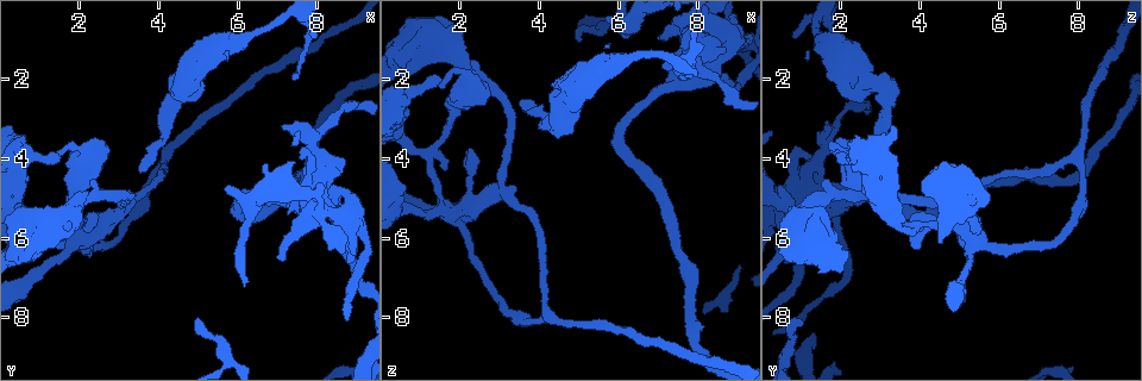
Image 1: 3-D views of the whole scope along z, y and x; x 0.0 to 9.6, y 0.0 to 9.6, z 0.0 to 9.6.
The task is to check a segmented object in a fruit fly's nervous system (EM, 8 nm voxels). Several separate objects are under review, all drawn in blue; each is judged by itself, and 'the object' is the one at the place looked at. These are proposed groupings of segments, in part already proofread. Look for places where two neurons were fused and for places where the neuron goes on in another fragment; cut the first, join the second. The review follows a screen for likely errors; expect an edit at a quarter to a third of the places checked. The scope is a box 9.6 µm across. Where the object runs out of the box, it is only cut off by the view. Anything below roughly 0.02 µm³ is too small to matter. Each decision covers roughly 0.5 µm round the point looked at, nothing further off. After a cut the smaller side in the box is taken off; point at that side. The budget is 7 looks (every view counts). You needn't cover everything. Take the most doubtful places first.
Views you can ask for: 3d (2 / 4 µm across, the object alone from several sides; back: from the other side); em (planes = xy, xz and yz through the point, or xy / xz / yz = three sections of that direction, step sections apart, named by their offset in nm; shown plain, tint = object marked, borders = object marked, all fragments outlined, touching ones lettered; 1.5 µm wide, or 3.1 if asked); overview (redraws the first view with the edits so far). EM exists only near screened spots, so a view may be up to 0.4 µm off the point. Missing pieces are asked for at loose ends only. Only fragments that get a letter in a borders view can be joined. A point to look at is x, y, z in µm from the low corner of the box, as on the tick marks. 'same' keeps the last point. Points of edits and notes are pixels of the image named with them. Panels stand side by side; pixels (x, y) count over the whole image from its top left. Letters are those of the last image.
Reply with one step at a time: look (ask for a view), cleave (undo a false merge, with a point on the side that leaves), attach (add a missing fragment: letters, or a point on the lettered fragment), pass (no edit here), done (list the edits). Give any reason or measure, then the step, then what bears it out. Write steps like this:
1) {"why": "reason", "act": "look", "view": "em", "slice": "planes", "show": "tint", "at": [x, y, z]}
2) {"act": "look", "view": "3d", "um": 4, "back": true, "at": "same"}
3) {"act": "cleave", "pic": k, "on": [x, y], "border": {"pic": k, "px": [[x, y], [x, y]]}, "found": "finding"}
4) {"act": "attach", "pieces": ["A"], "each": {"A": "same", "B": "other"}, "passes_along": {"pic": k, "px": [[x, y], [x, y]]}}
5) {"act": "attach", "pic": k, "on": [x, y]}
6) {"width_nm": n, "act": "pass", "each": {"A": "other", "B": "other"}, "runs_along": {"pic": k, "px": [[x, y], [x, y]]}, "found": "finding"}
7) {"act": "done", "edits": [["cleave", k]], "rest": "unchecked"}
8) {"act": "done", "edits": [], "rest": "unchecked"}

{"why": "branch stops here", "act": "look", "view": "em", "slice": "planes", "show": "borders", "at": [5.05, 8.20, 1.05]}

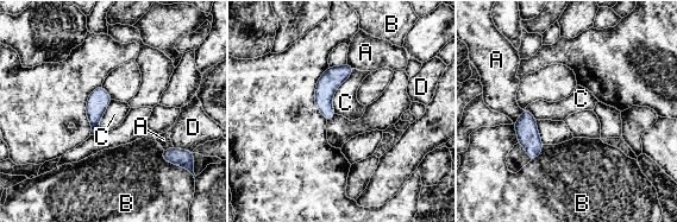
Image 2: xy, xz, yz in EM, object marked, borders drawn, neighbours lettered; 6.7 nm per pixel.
{"width_nm": 100, "act": "pass", "each": {"A": "other", "B": "other", "C": "other", "D": "other"}, "border": {"pic": 2, "px": [[355, 69], [333, 96], [334, 113]]}, "found": "no lettered fragment goes on from it"}

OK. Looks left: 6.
{"why": "thick end", "act": "look", "view": "3d", "um": 4, "back": true, "at": [1.90, 5.70, 0.65]}

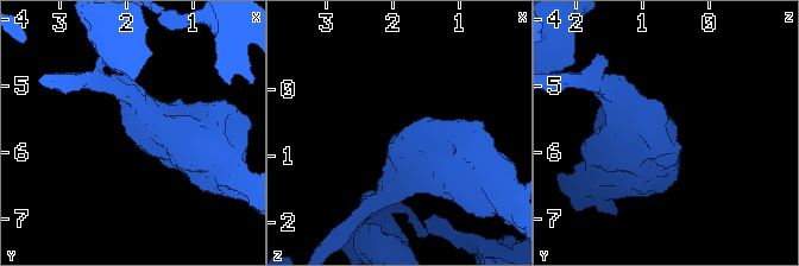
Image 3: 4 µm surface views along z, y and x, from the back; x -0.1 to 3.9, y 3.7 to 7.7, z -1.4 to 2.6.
{"act": "look", "view": "em", "slice": "planes", "show": "borders", "at": [1.90, 5.70, 0.65]}

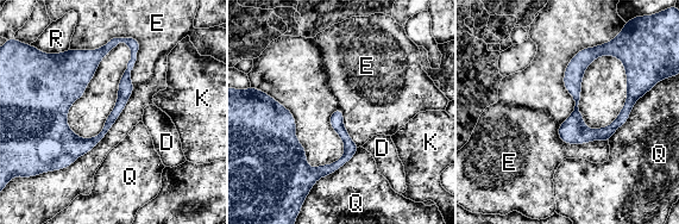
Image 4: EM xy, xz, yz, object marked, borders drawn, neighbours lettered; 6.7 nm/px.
{"act": "pass", "each": {"D": "other", "E": "other", "K": "other", "Q": "other", "R": "other"}, "border": {"pic": 4, "px": [[134, 38], [126, 106], [58, 170]]}, "found": "no lettered fragment goes on from it"}

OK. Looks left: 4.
{"why": "an open end", "act": "look", "view": "em", "slice": "planes", "show": "borders", "at": [7.95, 0.95, 0.85]}

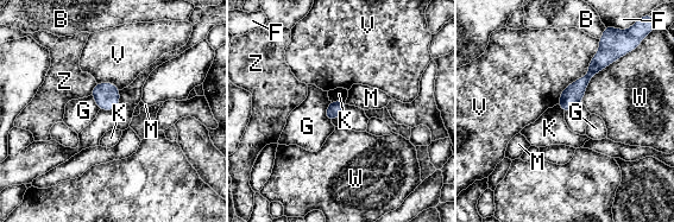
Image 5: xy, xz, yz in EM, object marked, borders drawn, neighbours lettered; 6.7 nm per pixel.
{"act": "pass", "each": {"B": "other", "F": "other", "G": "other", "K": "other", "M": "other", "V": "other", "W": "other", "Z": "other"}, "runs_along": {"pic": 5, "px": [[606, 49], [565, 108]]}, "found": "no lettered fragment goes on from it"}

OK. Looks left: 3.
{"act": "done", "edits": [], "rest": "unchecked"}

